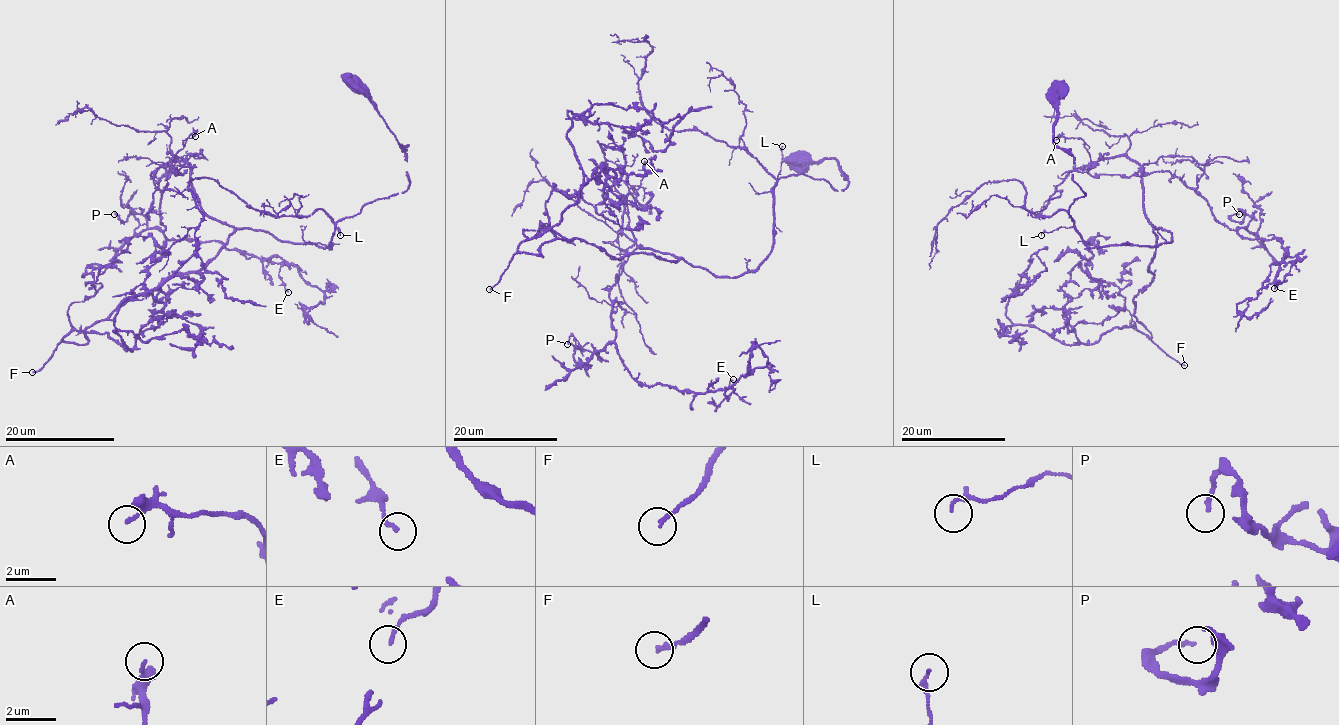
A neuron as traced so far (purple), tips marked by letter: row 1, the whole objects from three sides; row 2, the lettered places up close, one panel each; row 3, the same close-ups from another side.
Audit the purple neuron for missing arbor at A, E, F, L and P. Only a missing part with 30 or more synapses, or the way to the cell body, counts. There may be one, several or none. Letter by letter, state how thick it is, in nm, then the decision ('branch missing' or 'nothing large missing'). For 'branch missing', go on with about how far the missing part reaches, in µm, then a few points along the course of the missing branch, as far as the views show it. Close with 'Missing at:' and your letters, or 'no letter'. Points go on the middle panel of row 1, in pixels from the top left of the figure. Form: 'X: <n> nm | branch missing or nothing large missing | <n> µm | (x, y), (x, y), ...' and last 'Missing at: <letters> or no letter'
A: 130 nm | nothing large missing
E: 140 nm | nothing large missing
F: 150 nm | branch missing | 80 µm
L: 100 nm | nothing large missing
P: 160 nm | nothing large missing
Missing at: F

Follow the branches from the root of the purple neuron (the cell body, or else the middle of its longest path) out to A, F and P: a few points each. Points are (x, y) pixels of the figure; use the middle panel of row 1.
A: (647, 253), (671, 261), (681, 258), (642, 248), (622, 231), (623, 197), (640, 185), (644, 161)
F: (647, 253), (626, 253), (613, 258), (582, 240), (554, 239), (540, 248), (541, 256), (517, 253), (489, 289)
P: (647, 253), (681, 258), (618, 248), (622, 274), (609, 292), (616, 338), (597, 356), (571, 335), (567, 344)

